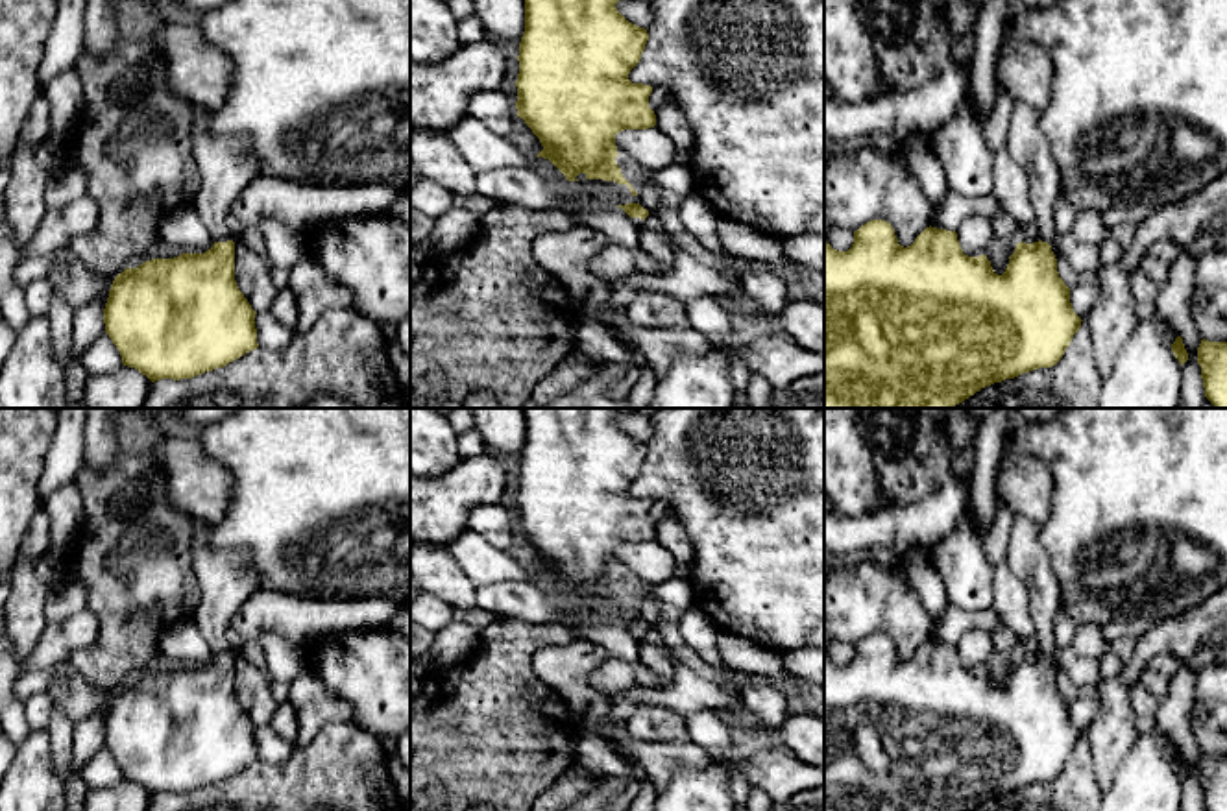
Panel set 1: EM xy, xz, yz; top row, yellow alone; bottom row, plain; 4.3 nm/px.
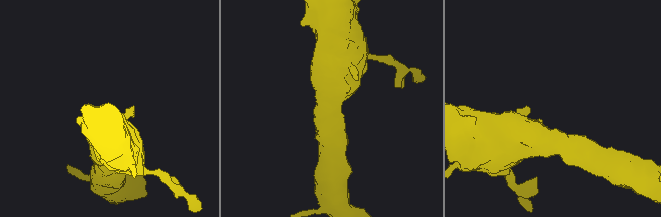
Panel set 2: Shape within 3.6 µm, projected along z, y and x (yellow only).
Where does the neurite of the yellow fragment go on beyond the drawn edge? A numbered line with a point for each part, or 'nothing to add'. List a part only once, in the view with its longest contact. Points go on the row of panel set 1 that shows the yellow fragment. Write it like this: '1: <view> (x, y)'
1: xy (226, 165)

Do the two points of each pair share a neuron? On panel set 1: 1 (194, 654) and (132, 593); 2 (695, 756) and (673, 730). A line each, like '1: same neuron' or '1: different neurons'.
1: different neurons
2: different neurons

